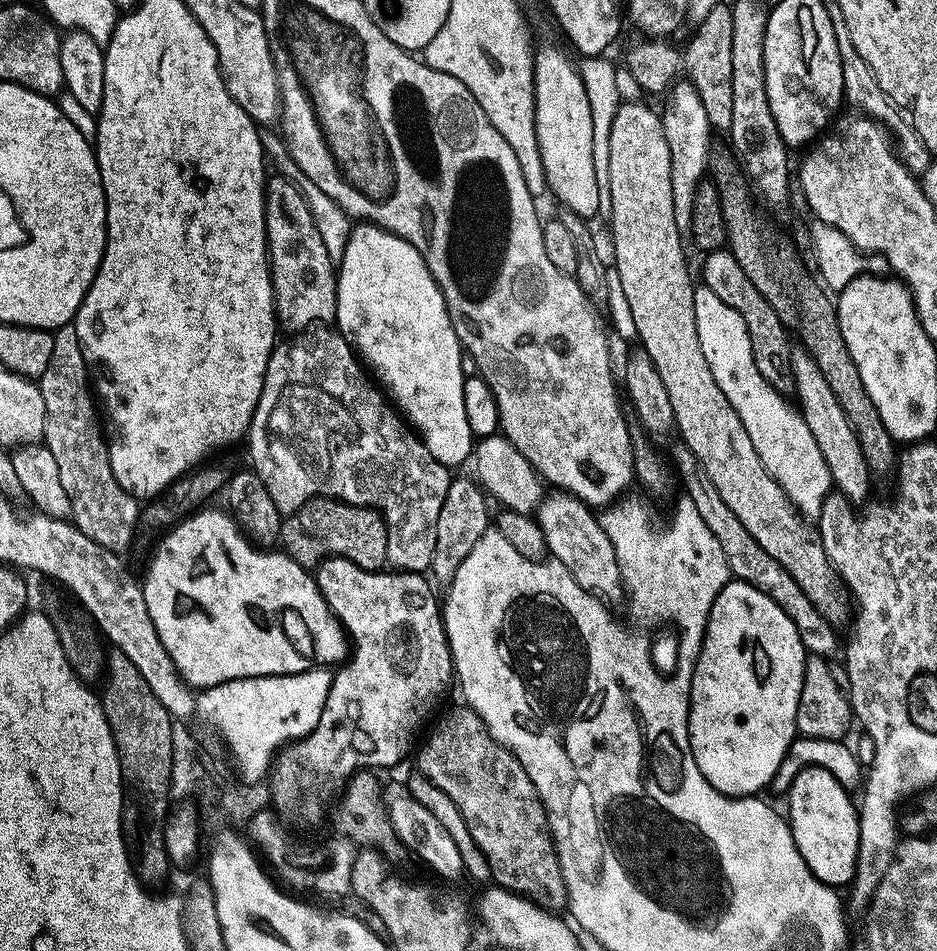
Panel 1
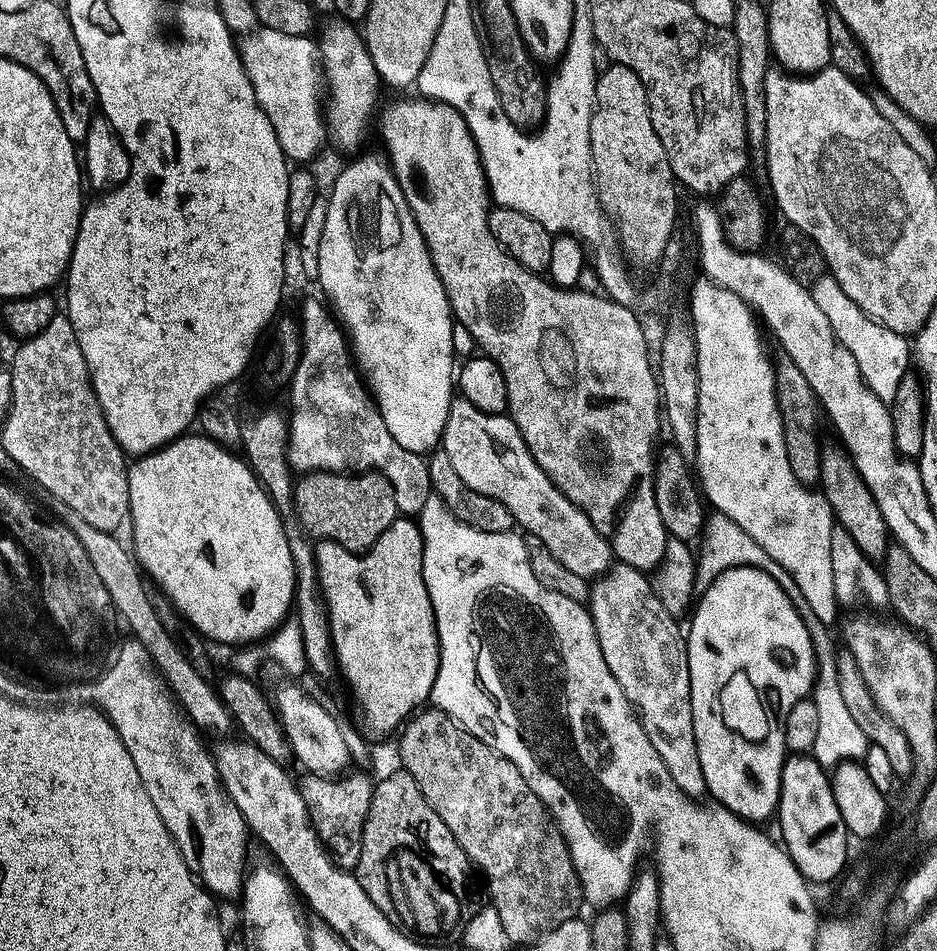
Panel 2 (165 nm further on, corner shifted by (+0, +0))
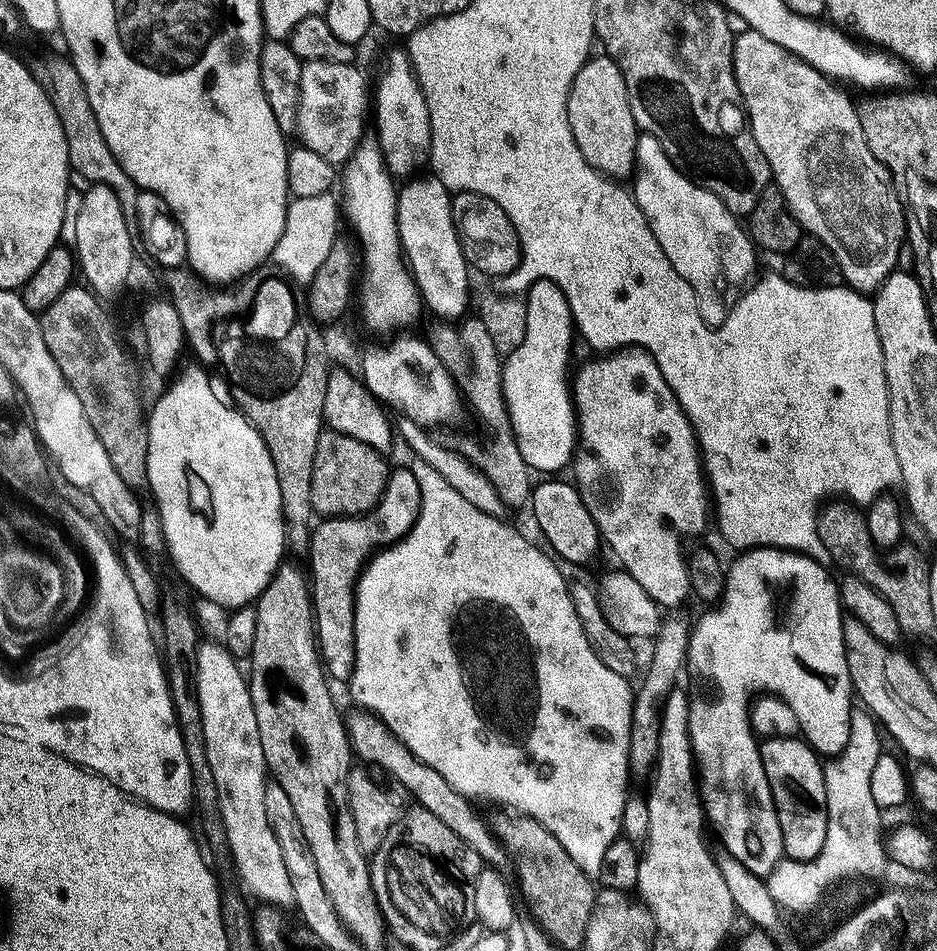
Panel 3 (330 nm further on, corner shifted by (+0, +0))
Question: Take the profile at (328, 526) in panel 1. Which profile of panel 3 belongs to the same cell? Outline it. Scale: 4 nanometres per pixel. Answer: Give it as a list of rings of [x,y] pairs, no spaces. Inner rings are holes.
[[[325,430],[320,434],[318,454],[314,454],[314,498],[312,511],[320,518],[366,516],[380,504],[388,485],[390,467],[385,457],[366,442],[341,432]]]

